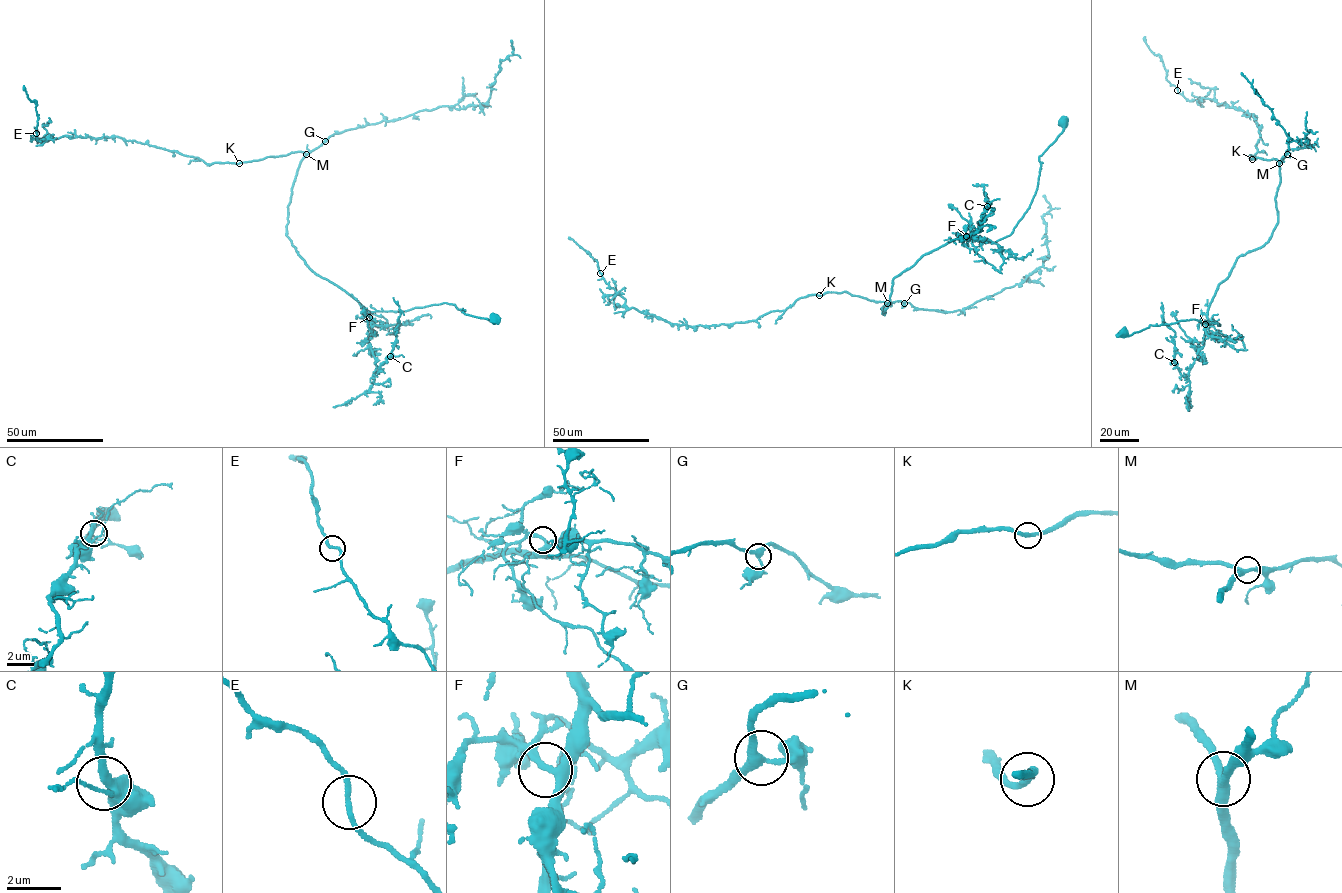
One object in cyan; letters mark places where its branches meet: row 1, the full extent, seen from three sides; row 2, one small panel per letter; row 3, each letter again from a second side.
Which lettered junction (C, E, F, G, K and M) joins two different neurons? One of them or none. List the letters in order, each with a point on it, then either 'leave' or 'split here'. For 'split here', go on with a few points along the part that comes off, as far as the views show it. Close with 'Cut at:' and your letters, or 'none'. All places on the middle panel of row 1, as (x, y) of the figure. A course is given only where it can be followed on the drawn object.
C: at (987, 206); leave
E: at (600, 273); leave
F: at (966, 236); leave
G: at (904, 303); leave
K: at (819, 295); leave
M: at (887, 303); leave
Cut at: none

